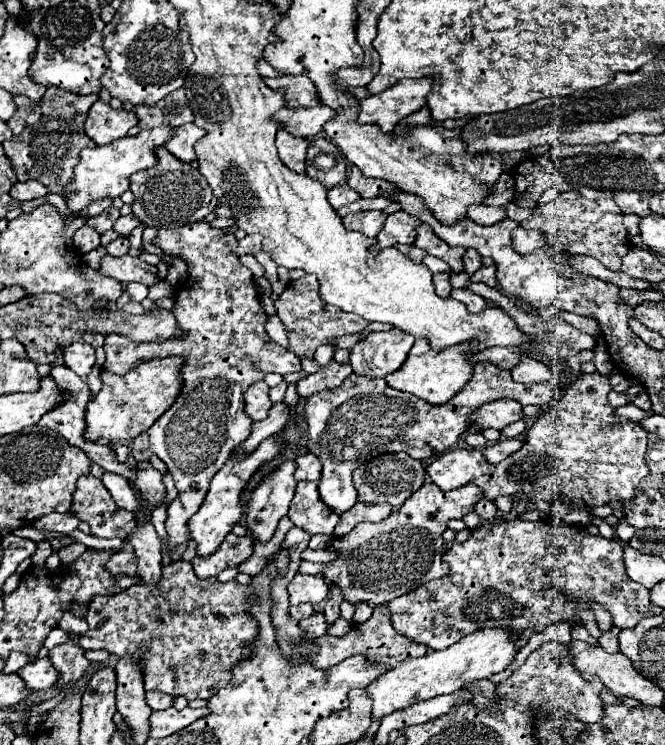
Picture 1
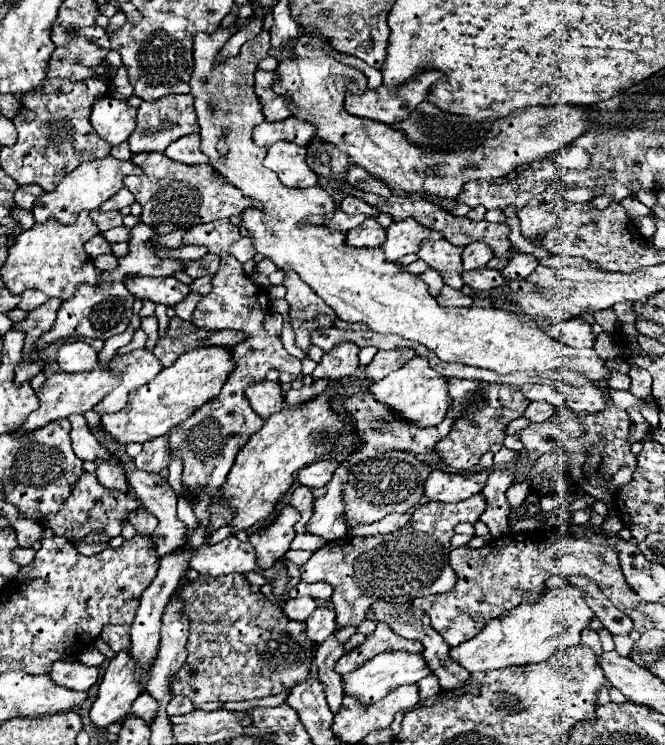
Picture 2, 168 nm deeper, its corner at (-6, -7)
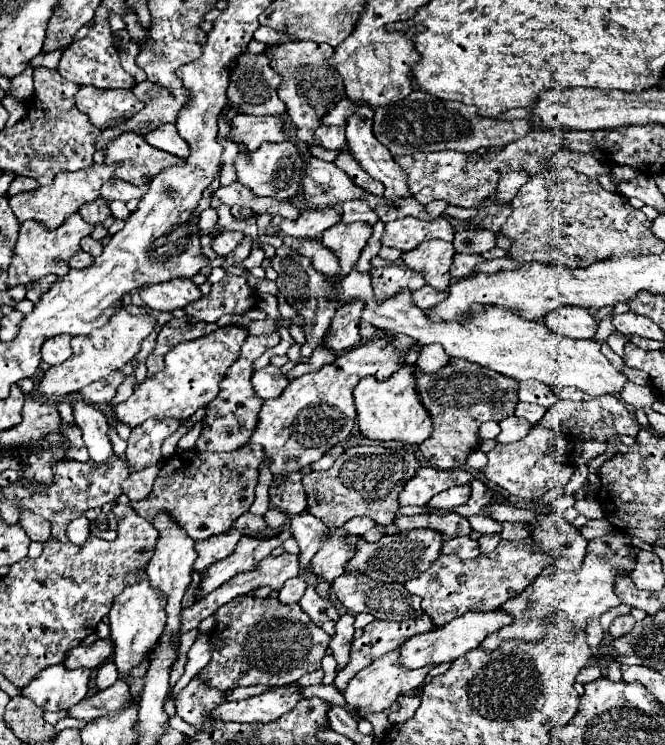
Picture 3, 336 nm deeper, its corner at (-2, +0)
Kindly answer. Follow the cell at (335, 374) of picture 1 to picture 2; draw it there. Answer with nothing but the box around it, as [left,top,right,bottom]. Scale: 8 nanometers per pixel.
[312,344,358,382]

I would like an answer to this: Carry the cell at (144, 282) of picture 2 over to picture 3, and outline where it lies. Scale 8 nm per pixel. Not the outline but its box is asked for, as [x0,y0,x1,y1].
[142,279,202,311]

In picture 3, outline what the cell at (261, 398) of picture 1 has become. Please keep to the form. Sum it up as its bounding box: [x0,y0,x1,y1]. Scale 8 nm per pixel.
[252,365,288,399]

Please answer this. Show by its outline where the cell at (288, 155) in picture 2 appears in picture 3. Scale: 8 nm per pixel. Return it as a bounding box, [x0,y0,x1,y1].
[234,141,304,201]

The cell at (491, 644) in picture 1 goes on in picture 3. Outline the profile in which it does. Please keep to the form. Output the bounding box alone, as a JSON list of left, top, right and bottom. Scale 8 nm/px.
[482,533,636,649]

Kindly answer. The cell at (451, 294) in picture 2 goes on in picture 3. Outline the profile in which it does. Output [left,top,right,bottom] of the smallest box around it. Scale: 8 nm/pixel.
[412,285,446,311]

